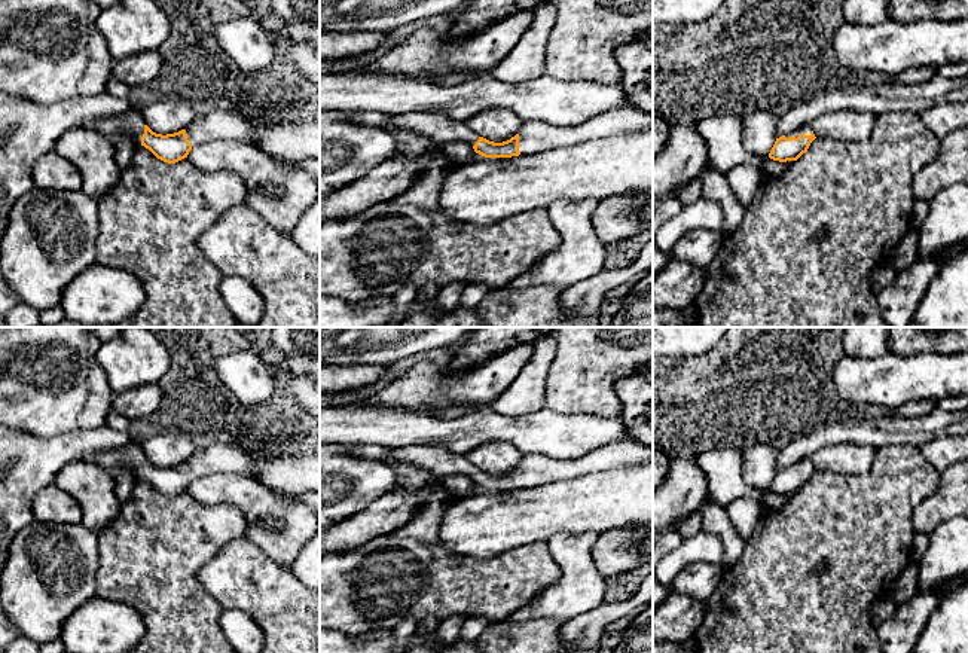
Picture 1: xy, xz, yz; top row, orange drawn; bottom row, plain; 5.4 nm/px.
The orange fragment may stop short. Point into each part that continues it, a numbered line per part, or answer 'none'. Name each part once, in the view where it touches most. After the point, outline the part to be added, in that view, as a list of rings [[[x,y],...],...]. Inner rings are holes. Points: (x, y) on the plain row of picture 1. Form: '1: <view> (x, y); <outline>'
1: xy (131, 455); [[[132,440],[123,448],[98,452],[92,463],[101,466],[110,475],[113,475],[119,467],[128,467],[135,477],[141,477],[144,458],[146,455],[141,445]]]
2: yz (806, 463); [[[803,458],[803,460],[800,460],[798,463],[787,467],[785,470],[787,470],[787,472],[790,472],[790,470],[796,470],[796,472],[797,472],[800,467],[810,469],[810,466],[812,466],[810,458]]]

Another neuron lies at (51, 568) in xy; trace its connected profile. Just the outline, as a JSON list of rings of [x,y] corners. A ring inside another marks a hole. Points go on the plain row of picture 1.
[[[33,521],[9,546],[0,599],[21,635],[43,644],[61,637],[65,619],[95,596],[98,537],[82,522]]]

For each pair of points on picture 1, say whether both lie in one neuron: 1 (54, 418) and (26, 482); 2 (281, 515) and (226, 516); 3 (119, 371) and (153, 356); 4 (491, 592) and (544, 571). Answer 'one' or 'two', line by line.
1: two
2: two
3: one
4: one

